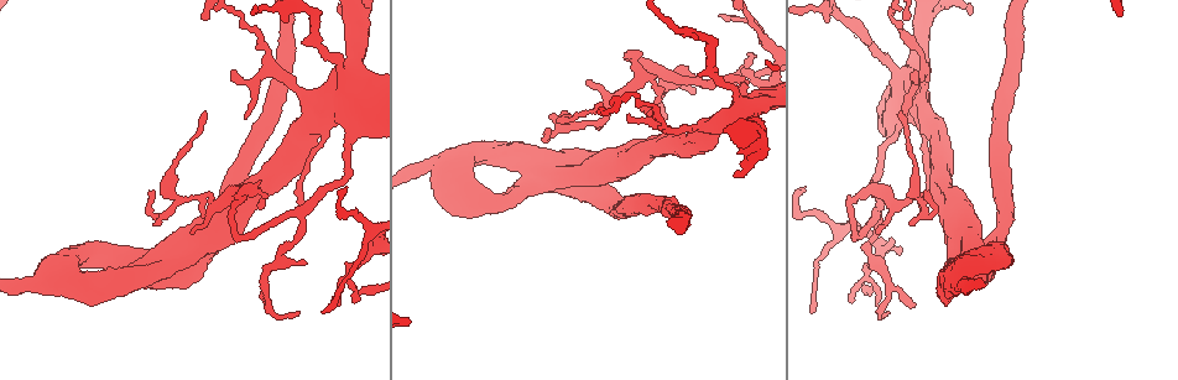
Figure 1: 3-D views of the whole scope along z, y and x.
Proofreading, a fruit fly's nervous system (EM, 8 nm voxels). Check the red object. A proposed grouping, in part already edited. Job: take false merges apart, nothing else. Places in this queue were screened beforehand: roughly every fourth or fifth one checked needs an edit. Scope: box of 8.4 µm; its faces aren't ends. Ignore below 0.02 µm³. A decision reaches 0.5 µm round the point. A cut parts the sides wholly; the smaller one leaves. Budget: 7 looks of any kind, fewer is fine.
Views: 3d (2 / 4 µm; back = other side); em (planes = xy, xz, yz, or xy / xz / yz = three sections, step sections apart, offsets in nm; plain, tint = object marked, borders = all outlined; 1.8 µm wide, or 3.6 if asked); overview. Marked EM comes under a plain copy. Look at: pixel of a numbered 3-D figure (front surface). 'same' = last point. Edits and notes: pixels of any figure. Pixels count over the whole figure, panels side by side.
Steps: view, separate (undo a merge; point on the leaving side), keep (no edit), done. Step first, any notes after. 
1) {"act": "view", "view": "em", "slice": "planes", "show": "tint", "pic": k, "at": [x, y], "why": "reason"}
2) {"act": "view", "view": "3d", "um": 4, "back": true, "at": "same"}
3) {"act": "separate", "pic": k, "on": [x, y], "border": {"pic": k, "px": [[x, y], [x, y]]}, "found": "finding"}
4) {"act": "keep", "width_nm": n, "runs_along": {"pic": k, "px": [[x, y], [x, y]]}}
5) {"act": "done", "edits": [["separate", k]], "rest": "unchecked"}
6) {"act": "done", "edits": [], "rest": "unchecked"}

{"act": "view", "view": "em", "um": 3.6, "slice": "planes", "show": "tint", "pic": 1, "at": [193, 249]}

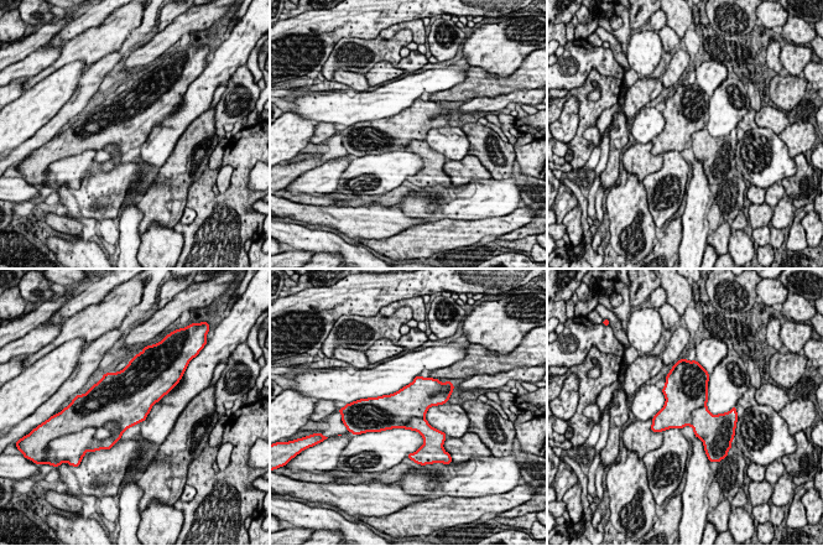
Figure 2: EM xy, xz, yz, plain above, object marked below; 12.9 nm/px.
{"act": "keep", "width_nm": 500, "found": "continuous, no second cell"}

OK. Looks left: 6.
{"act": "view", "view": "3d", "um": 2, "pic": 1, "at": [464, 156]}

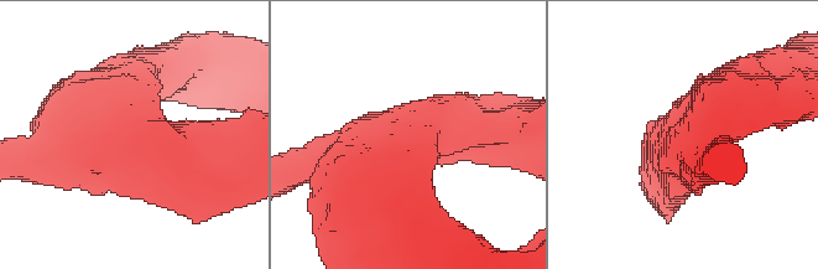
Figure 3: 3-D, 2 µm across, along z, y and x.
{"act": "view", "view": "em", "slice": "planes", "show": "tint", "pic": 3, "at": [132, 146]}

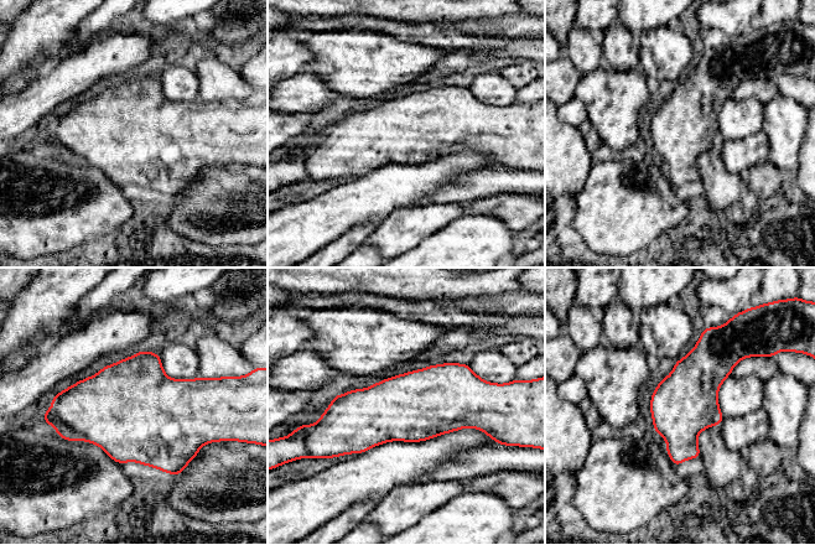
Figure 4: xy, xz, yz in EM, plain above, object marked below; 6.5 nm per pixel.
{"act": "keep", "width_nm": 420, "found": "one cell here"}

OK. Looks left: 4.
{"act": "view", "view": "em", "um": 3.6, "slice": "xy", "step": 16, "show": "tint", "pic": 1, "at": [924, 14], "why": "thick turns thin"}

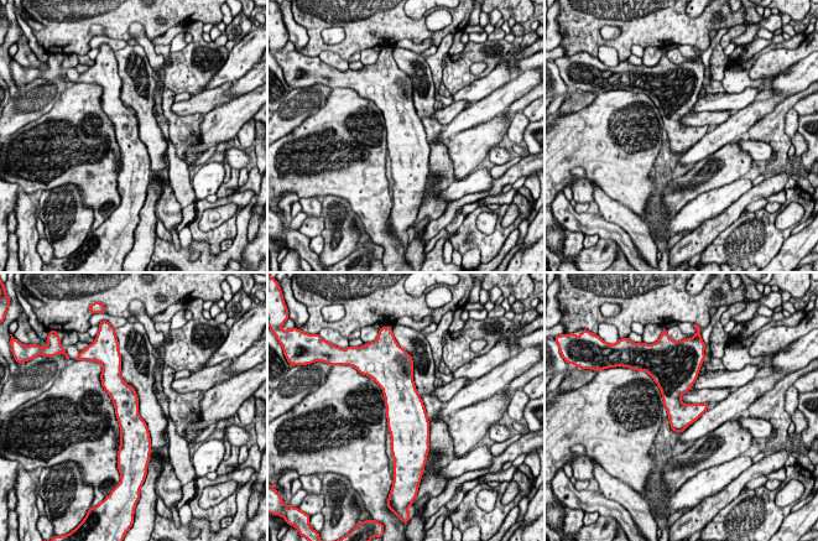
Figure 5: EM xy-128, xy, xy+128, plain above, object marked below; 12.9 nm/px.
{"act": "view", "view": "em", "um": 3.6, "slice": "xz", "step": 4, "show": "tint", "at": "same", "why": "cut it another way"}

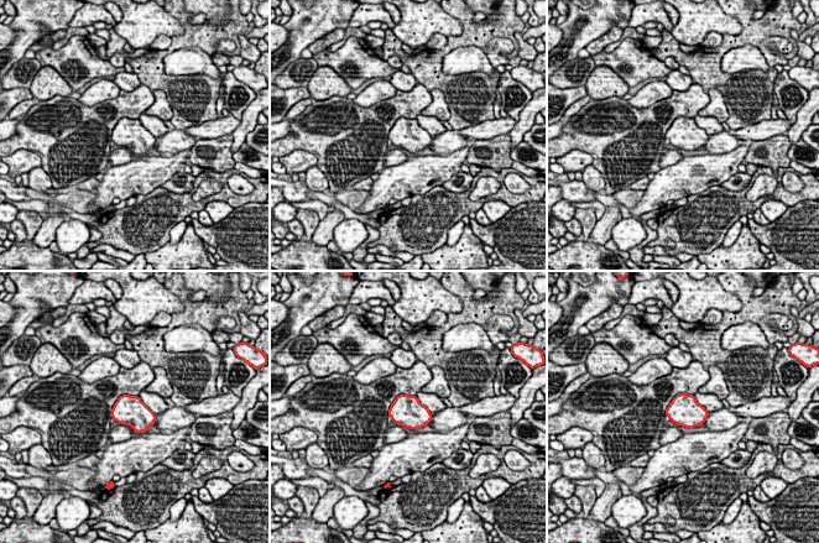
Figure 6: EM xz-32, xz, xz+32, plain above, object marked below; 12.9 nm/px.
{"act": "keep", "width_nm": 380, "found": "continuous, no second cell"}

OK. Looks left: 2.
{"act": "done", "edits": [], "rest": "unchecked"}

